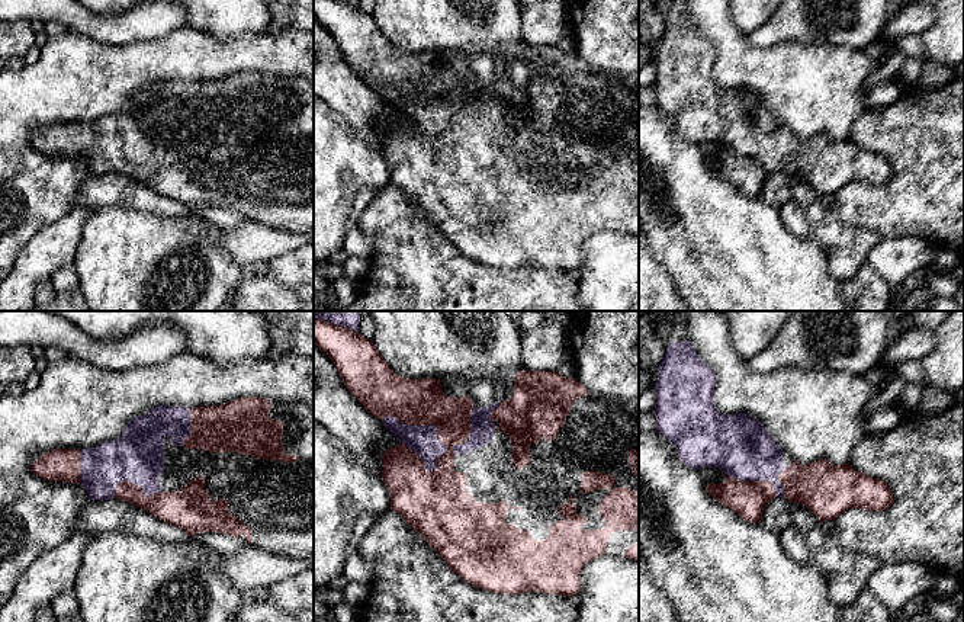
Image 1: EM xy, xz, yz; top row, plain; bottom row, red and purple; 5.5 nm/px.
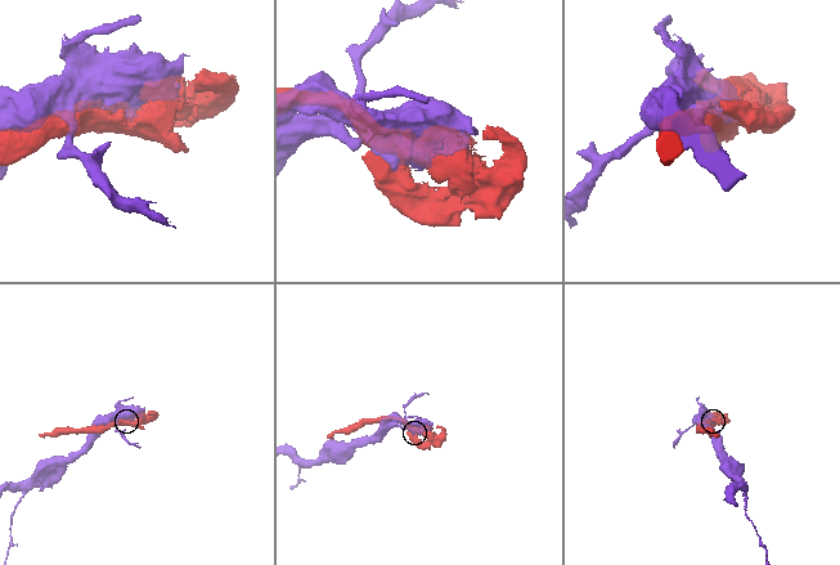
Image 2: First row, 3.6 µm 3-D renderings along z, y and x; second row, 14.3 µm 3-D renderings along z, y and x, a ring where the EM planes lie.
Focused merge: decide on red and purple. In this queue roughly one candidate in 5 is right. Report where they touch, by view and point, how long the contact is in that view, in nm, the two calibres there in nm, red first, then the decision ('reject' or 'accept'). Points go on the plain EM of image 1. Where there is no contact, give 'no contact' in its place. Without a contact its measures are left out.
xz (430, 98) | 420 nm | 260/160 nm | reject

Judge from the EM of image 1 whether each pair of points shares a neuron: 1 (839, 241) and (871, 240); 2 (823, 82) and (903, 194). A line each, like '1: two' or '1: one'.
1: one
2: two

